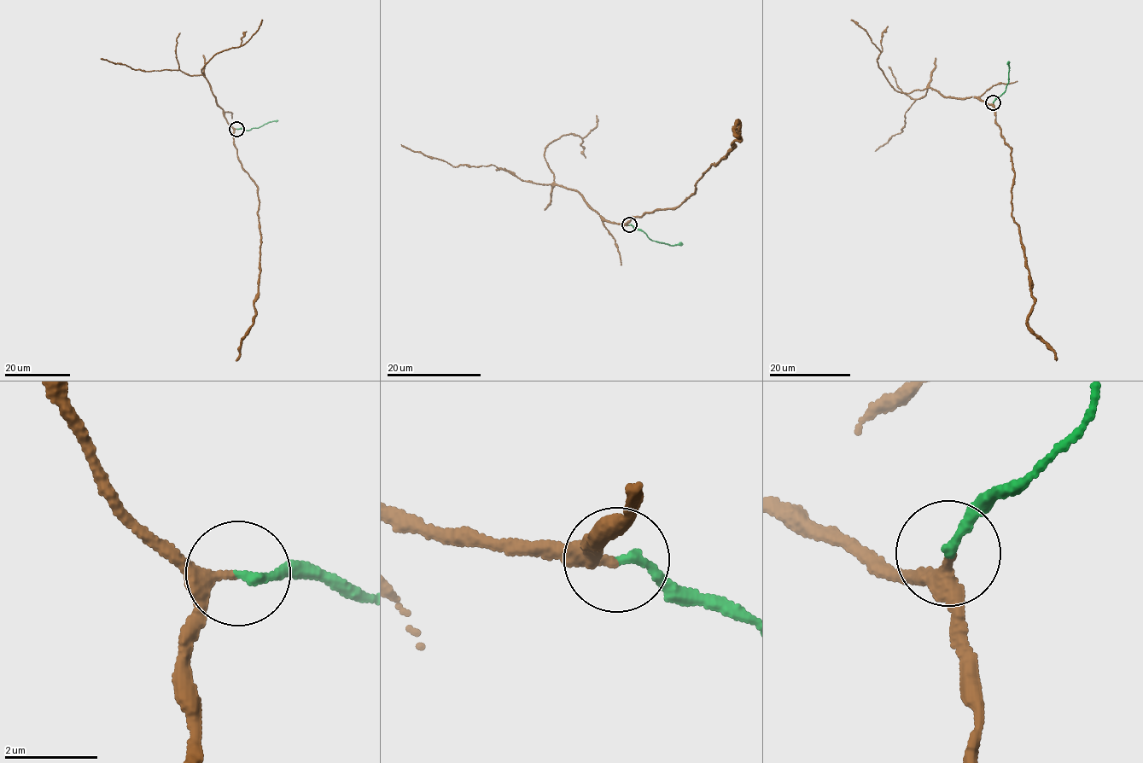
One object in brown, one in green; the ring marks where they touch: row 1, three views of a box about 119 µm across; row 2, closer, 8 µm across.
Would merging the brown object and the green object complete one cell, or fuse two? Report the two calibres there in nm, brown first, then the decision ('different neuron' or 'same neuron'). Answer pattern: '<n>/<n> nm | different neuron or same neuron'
200/190 nm | same neuron

